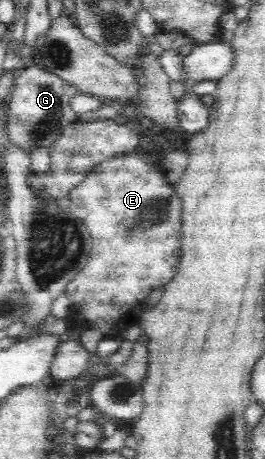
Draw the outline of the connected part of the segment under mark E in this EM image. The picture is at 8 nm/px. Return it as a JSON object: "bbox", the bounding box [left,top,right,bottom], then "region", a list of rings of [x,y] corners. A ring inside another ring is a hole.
{"bbox":[57,152,182,338],"region":[[[139,152],[118,155],[98,164],[79,186],[69,191],[67,196],[57,200],[57,205],[69,216],[79,219],[91,233],[91,252],[75,278],[67,284],[65,294],[71,300],[69,307],[69,328],[73,337],[78,337],[83,329],[97,329],[105,338],[119,337],[127,328],[140,324],[141,306],[150,292],[171,282],[178,269],[181,248],[182,206],[162,167],[148,160]]]}

